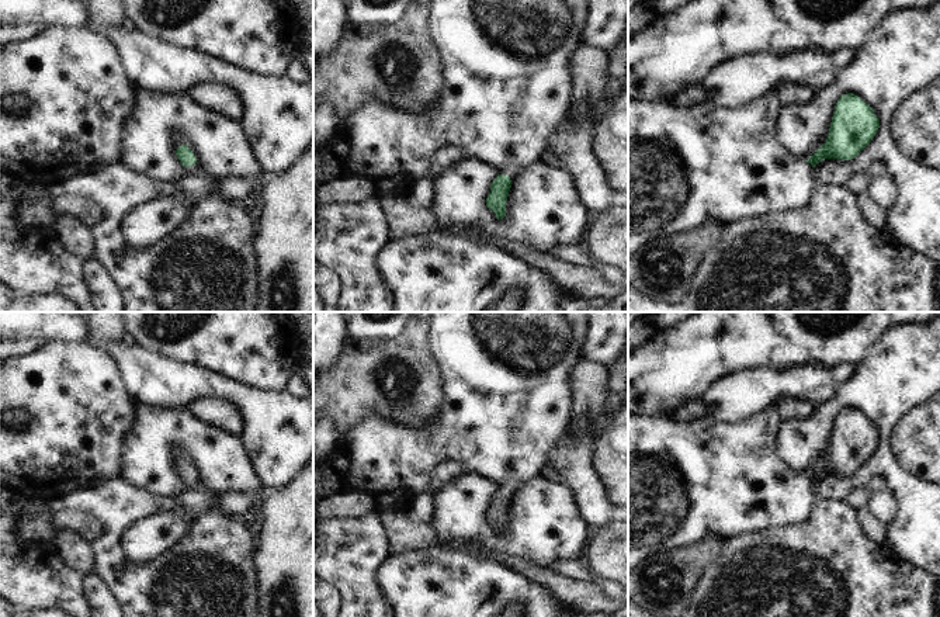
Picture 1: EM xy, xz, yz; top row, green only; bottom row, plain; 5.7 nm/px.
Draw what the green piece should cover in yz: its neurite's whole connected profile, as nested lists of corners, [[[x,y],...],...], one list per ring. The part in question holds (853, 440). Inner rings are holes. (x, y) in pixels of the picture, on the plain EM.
[[[784,398],[746,422],[726,424],[708,415],[683,422],[673,415],[628,413],[628,572],[655,552],[698,544],[717,535],[732,540],[783,526],[802,526],[812,514],[812,483],[825,474],[854,474],[875,451],[880,434],[874,424],[853,408],[843,409],[833,426],[826,457],[807,475],[797,474],[778,457],[778,431],[784,422],[807,419],[815,405]]]

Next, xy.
[[[187,460],[178,461],[176,469],[185,488],[169,495],[171,507],[136,521],[122,534],[124,554],[135,564],[149,561],[178,543],[191,528],[191,521],[205,512],[230,519],[219,505],[221,495],[197,478]]]

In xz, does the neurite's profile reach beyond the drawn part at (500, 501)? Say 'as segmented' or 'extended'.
extended

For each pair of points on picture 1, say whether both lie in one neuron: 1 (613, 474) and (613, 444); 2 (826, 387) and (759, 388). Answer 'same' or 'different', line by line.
1: same
2: same

